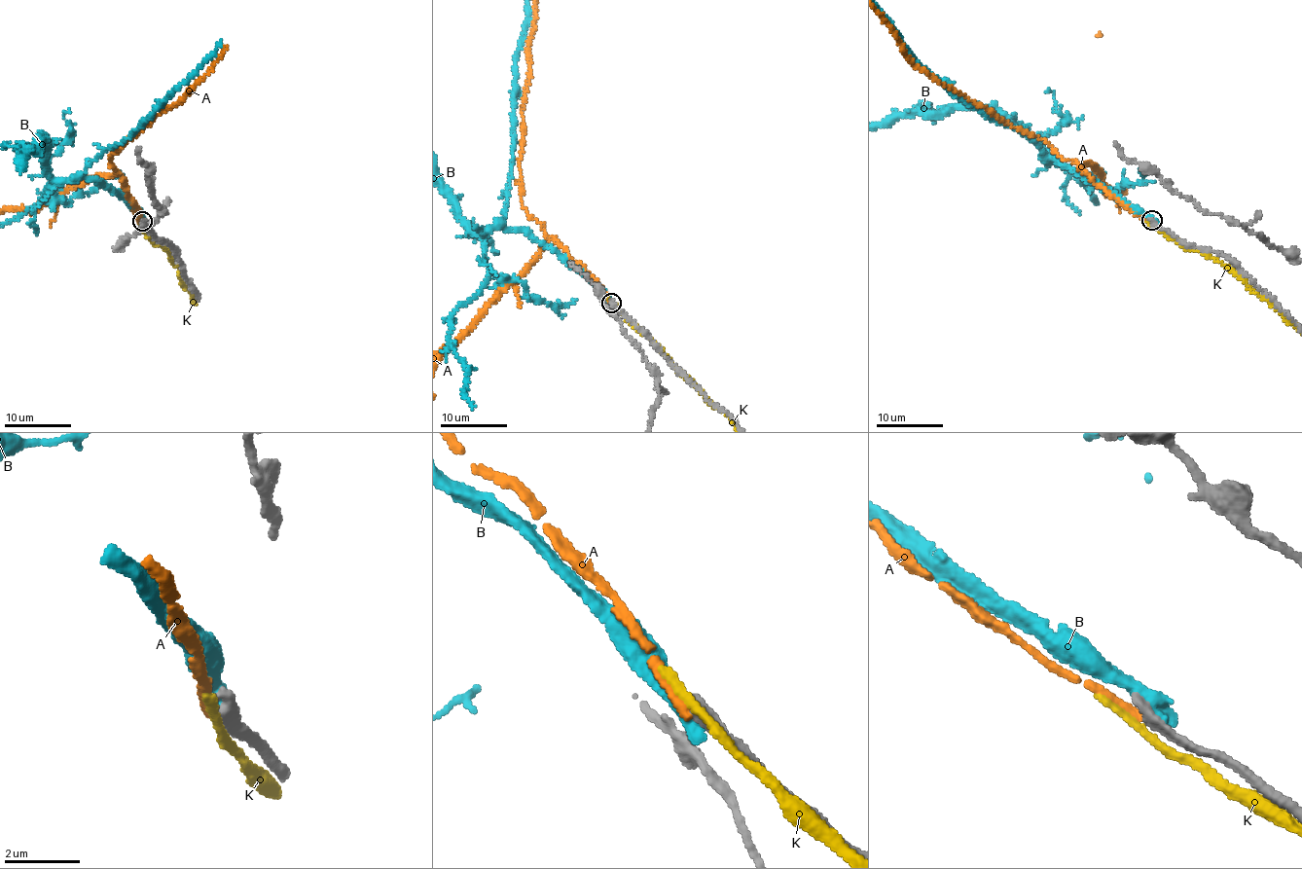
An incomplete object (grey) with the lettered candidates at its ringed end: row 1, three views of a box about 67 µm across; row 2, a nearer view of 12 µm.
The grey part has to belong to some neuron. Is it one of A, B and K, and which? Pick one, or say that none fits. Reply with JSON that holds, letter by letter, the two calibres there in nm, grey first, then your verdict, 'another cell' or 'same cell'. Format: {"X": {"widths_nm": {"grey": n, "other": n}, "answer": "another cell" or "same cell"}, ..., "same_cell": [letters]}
{"A": {"widths_nm": {"grey": 400, "other": 200}, "answer": "another cell"}, "B": {"widths_nm": {"grey": 400, "other": 550}, "answer": "another cell"}, "K": {"widths_nm": {"grey": 400, "other": 220}, "answer": "another cell"}, "same_cell": []}

